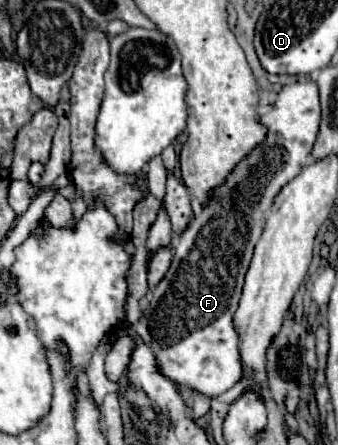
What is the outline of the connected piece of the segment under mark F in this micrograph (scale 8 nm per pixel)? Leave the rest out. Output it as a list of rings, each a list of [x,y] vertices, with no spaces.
[[[304,79],[284,85],[274,109],[260,121],[268,127],[268,137],[228,175],[226,183],[214,191],[208,207],[200,209],[188,229],[178,235],[172,265],[150,299],[152,323],[148,329],[162,373],[208,397],[218,397],[242,379],[234,313],[254,245],[262,235],[264,213],[276,193],[312,161],[312,147],[320,129],[316,83]]]

